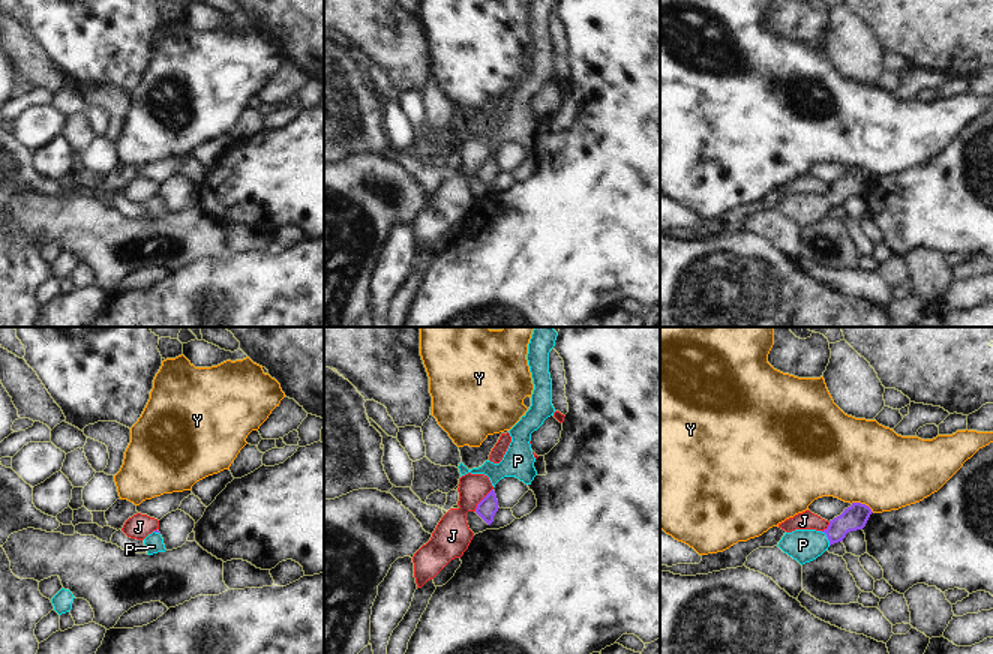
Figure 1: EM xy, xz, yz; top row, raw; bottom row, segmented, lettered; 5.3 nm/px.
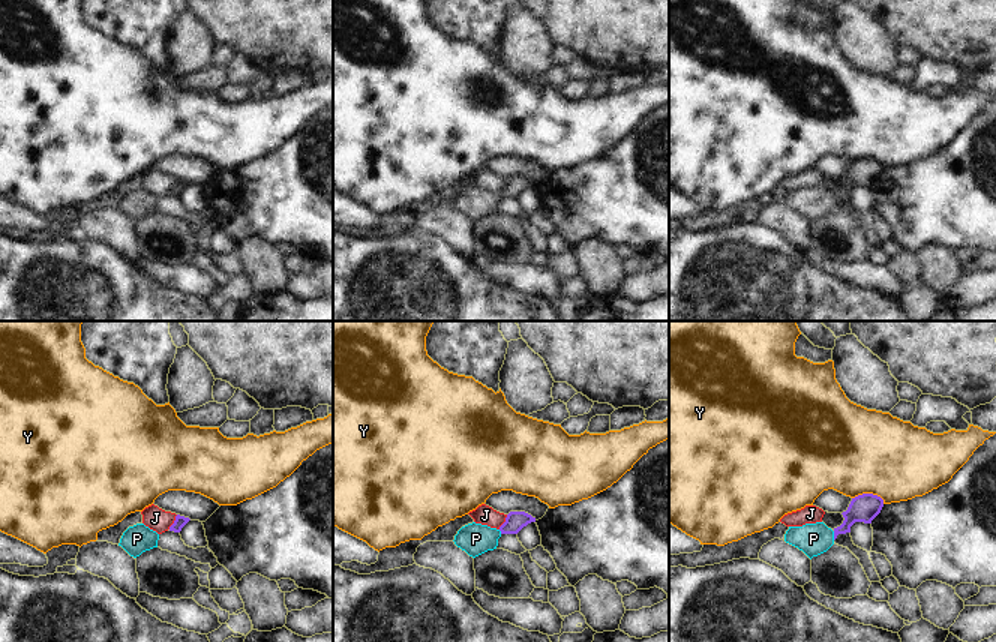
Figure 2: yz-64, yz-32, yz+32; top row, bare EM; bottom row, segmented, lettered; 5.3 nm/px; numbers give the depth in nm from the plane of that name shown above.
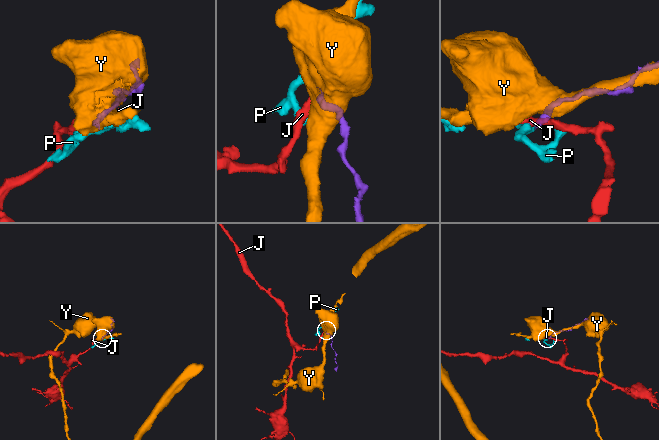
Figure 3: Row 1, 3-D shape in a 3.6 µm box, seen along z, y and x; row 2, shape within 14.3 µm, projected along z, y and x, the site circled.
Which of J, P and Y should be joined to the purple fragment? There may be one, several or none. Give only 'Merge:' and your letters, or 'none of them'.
Merge: P

